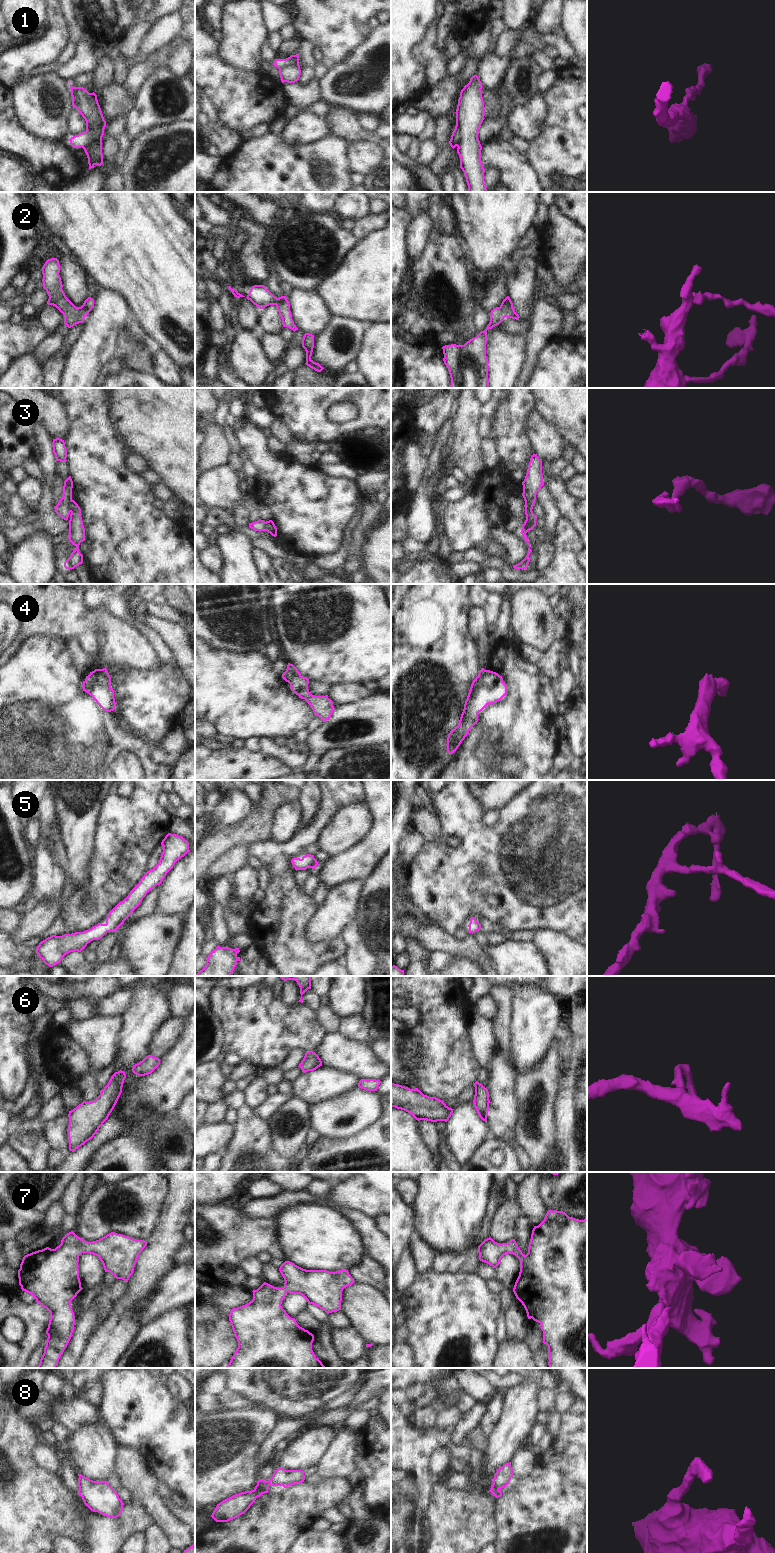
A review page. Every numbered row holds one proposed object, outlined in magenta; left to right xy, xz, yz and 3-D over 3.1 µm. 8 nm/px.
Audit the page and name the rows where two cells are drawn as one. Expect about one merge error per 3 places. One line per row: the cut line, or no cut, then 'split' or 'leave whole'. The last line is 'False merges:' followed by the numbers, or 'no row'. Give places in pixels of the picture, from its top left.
1: xy (91, 132), (93, 137), (91, 139), (88, 138), (82, 147) | split
2: xz (285, 296), (275, 304) | split
3: xy (71, 499), (69, 511) | split
4: no cut | leave whole
5: no cut | leave whole
6: no cut | leave whole
7: no cut | leave whole
8: no cut | leave whole
False merges: 1, 2, 3

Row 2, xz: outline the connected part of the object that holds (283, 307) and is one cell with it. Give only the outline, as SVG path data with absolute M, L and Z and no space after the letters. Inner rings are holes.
M285 296L284 300L282 300L281 302L278 302L276 304L276 308L282 319L283 327L287 327L287 328L293 330L294 332L296 330L298 330L298 328L296 327L296 325L294 324L294 321L292 319L292 314L290 311L290 304L289 304L286 296Z

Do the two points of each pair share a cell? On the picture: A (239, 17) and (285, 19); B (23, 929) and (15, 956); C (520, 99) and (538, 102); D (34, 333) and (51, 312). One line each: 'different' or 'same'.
A: different
B: different
C: different
D: different

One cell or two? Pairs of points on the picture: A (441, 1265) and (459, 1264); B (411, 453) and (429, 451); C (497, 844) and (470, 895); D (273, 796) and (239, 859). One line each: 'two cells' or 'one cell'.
A: one cell
B: two cells
C: one cell
D: two cells

